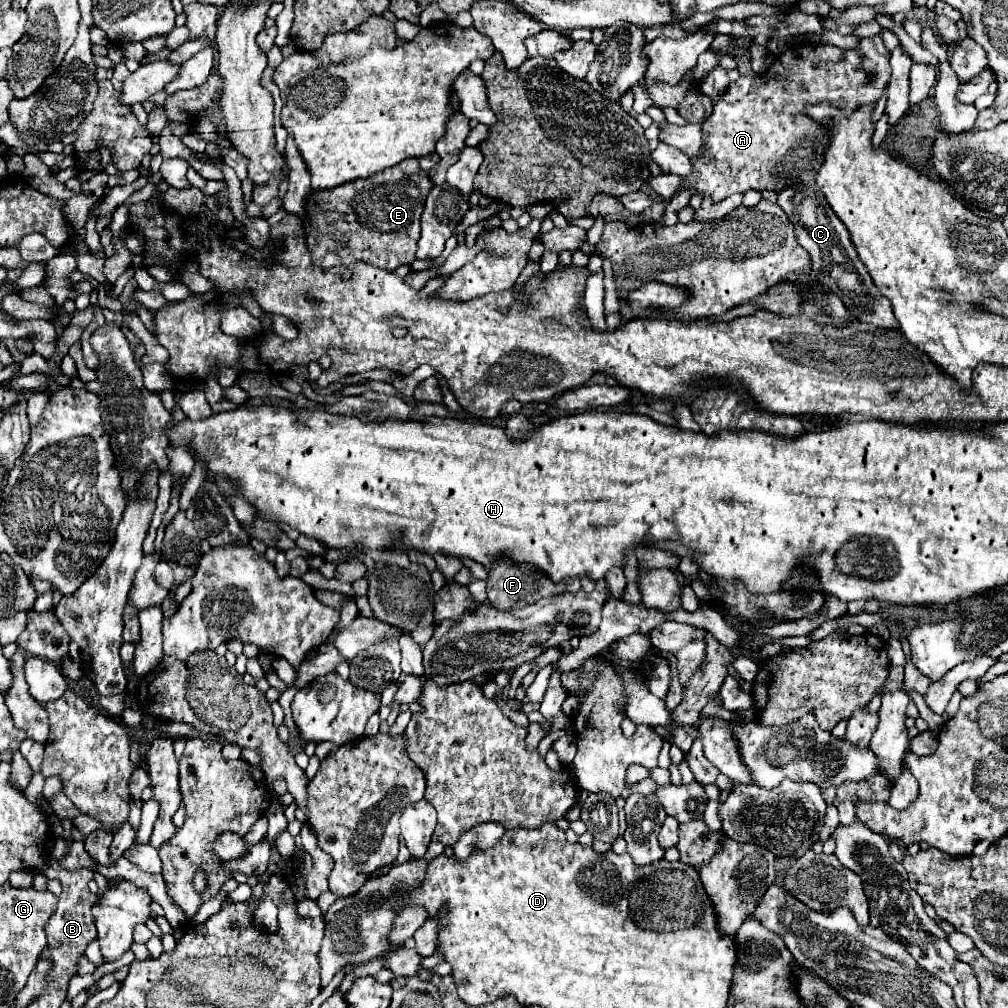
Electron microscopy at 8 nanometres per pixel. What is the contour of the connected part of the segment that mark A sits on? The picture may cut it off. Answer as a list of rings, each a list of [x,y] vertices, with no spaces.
[[[873,35],[859,39],[859,45],[855,49],[839,49],[833,45],[805,45],[801,49],[787,51],[779,57],[779,77],[777,77],[777,67],[771,69],[773,73],[767,71],[763,75],[753,75],[753,77],[741,75],[737,81],[729,85],[729,91],[717,101],[715,115],[703,121],[701,157],[697,157],[697,161],[693,163],[691,173],[683,177],[679,191],[687,189],[693,195],[711,197],[717,203],[733,193],[747,193],[749,189],[779,193],[785,187],[813,181],[817,169],[825,159],[825,149],[829,147],[829,131],[821,123],[813,121],[807,115],[805,107],[809,103],[817,105],[825,101],[825,103],[833,103],[849,117],[861,105],[875,105],[881,99],[891,79],[889,55],[891,53],[883,45],[881,35]]]

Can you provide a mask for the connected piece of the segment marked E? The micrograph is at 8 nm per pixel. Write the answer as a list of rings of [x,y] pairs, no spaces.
[[[405,159],[367,179],[355,179],[335,189],[313,191],[305,205],[303,233],[317,267],[329,269],[365,261],[373,267],[393,271],[415,259],[421,211],[431,191],[427,173],[419,169],[417,159]]]

